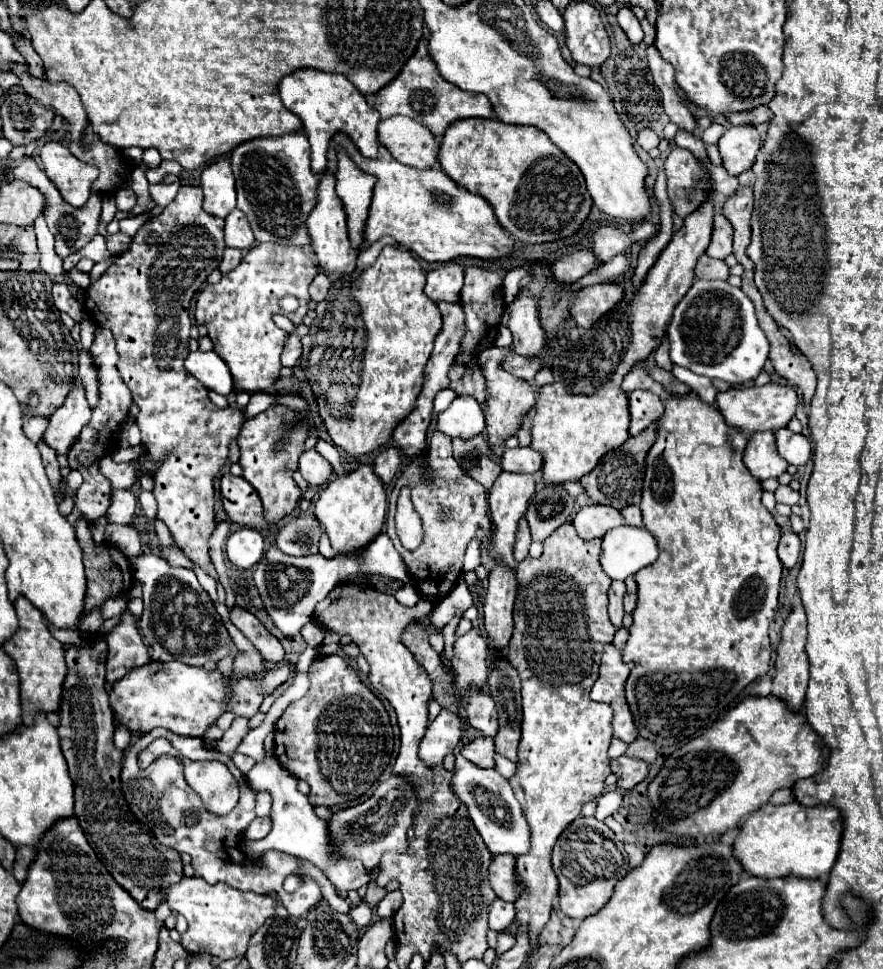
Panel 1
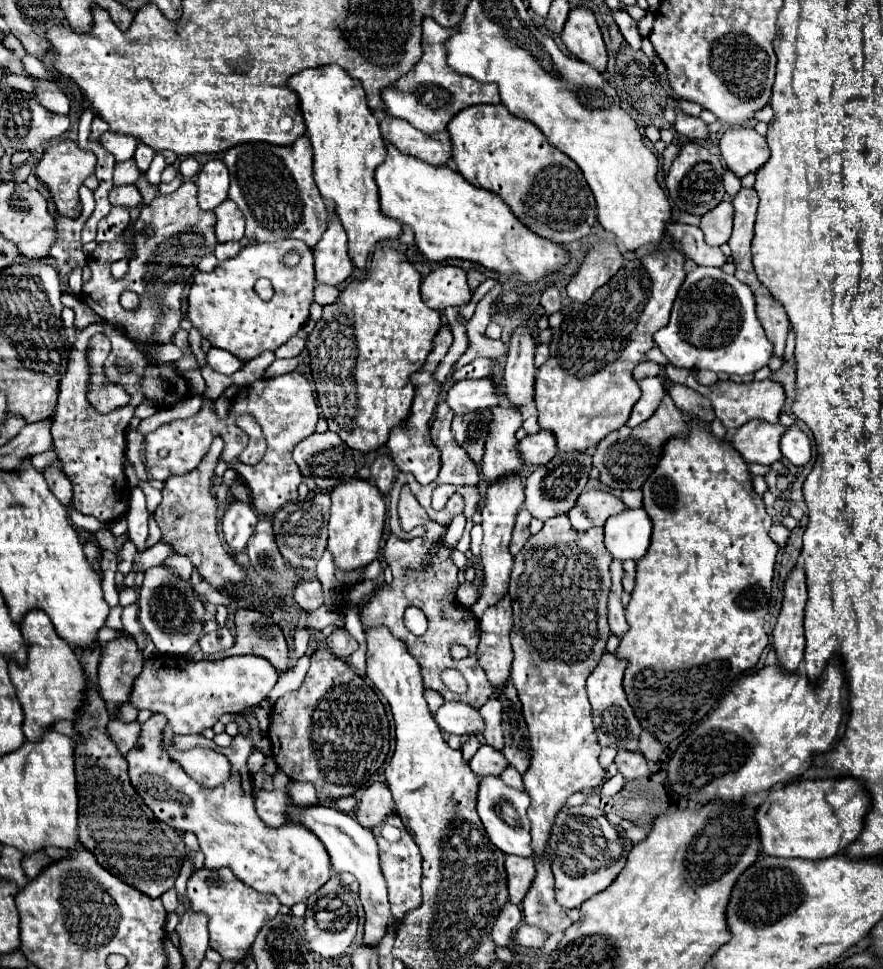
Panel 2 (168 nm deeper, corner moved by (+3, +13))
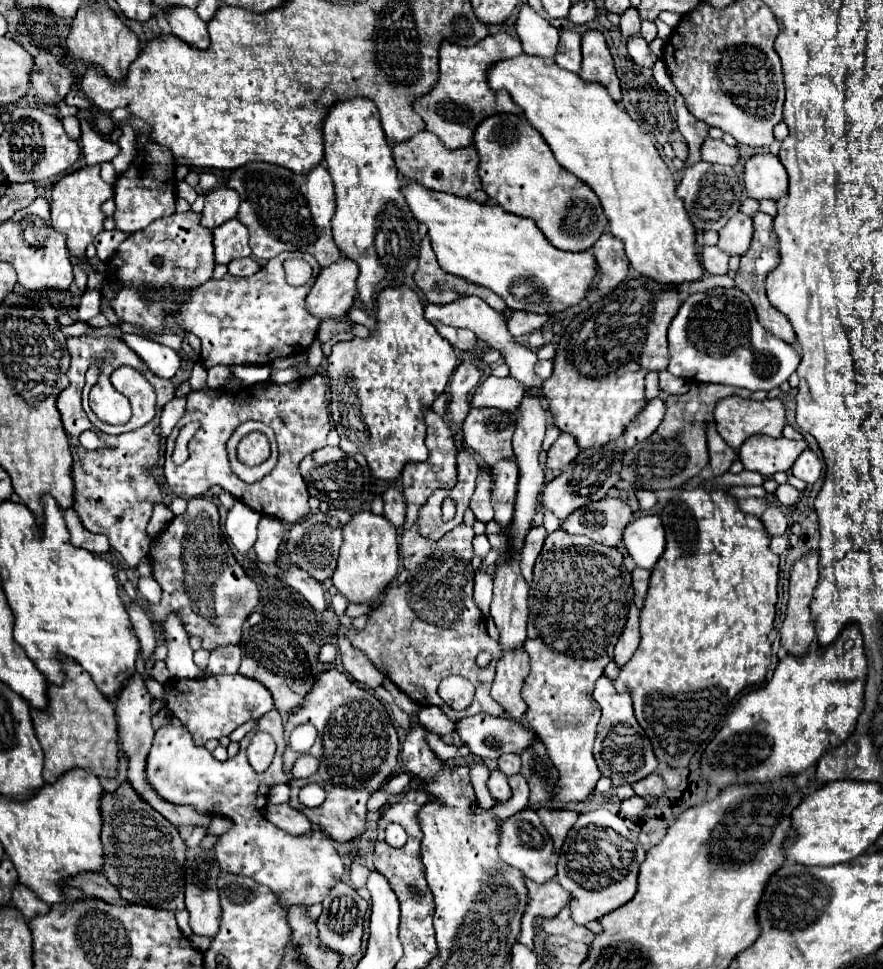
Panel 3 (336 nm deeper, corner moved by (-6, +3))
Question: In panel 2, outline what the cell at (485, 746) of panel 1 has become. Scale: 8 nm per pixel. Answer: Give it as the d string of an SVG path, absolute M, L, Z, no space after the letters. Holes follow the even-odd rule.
M483 744L483 746L475 752L475 756L471 758L469 766L471 766L471 770L473 770L477 776L501 774L503 768L507 766L507 760L505 760L505 756L503 756L499 750L495 750L495 748L489 746L489 744Z

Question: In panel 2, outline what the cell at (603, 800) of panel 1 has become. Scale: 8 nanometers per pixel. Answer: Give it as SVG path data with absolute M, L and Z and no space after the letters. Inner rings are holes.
M615 774L613 778L609 778L609 780L605 780L605 782L601 784L599 792L601 792L603 796L615 796L615 794L623 788L623 784L625 784L625 778L623 778L621 774Z

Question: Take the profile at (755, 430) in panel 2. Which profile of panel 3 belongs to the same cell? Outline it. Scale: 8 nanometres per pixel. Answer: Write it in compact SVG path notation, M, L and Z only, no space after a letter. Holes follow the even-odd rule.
M752 436L742 444L738 456L746 470L758 472L762 476L772 476L776 472L788 472L800 452L806 448L806 440L788 440L784 436Z

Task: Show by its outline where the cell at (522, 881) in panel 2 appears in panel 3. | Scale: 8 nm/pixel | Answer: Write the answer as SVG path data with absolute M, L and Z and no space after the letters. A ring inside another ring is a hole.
M526 880L528 888L528 906L522 918L522 932L520 942L528 944L528 948L534 949L534 918L552 918L558 916L558 912L570 902L568 892L554 880L546 884L536 884L532 880Z

